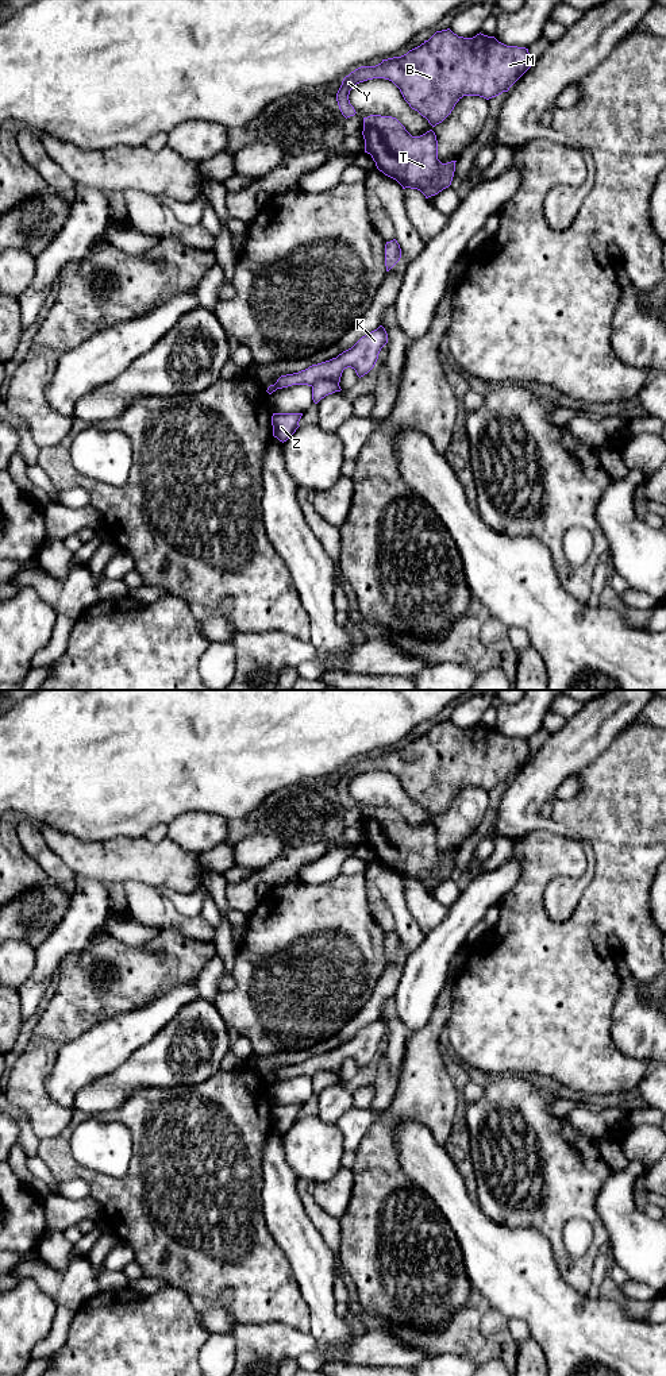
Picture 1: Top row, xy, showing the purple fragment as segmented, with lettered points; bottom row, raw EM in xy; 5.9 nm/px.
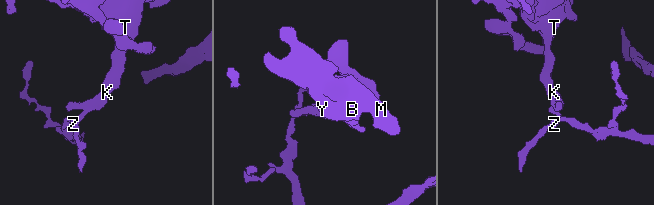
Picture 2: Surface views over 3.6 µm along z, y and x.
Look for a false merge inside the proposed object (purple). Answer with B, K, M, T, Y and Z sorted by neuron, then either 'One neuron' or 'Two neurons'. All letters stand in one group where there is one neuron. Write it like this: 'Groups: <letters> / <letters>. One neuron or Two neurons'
Groups: B K M T Y / Z. Two neurons

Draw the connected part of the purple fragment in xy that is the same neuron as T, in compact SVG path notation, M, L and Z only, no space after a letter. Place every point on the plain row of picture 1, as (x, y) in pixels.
M370 806L363 809L362 826L365 844L403 880L417 880L428 890L451 876L457 852L442 855L438 851L432 821L412 828L396 809Z

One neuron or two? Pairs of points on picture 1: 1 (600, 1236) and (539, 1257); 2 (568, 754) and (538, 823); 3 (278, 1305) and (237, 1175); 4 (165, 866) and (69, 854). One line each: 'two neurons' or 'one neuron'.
1: two neurons
2: one neuron
3: one neuron
4: one neuron

